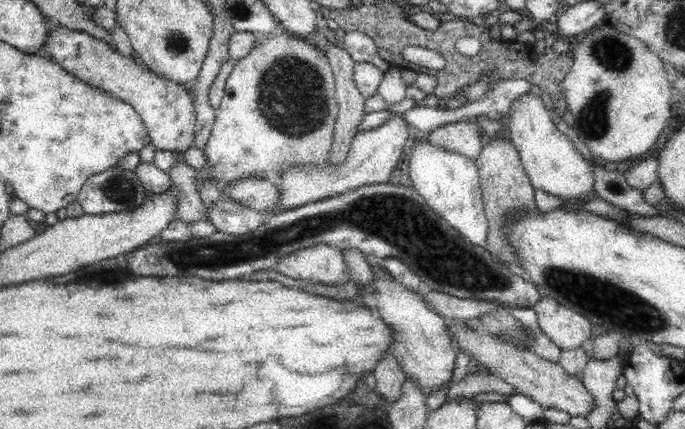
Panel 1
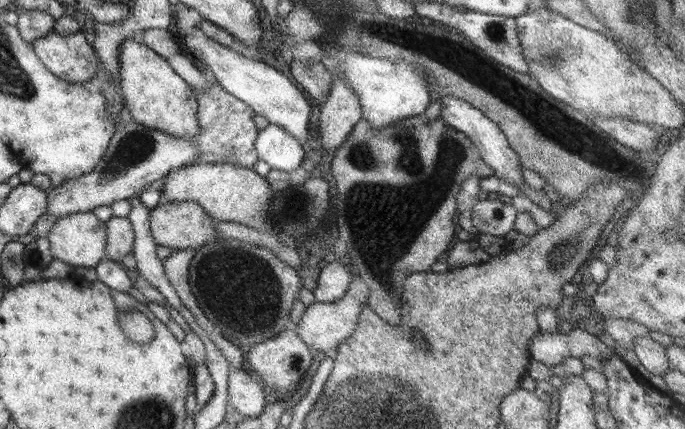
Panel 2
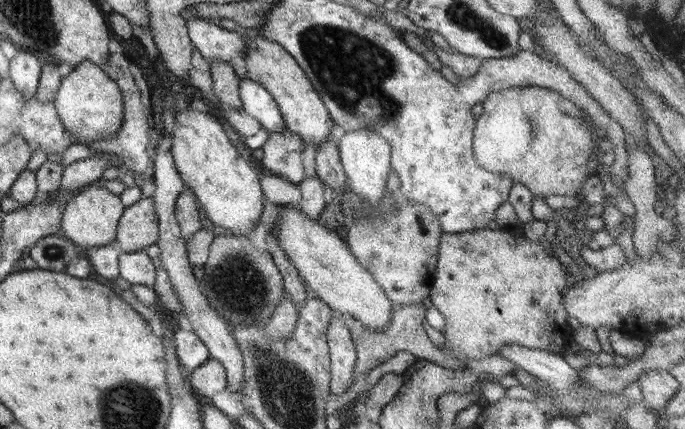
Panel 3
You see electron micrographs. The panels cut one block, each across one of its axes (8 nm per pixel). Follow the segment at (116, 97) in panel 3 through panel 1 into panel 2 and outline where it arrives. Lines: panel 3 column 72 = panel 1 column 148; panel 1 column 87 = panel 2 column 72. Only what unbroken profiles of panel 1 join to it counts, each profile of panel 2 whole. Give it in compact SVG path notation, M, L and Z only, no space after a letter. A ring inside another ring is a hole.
M51 30L30 45L43 66L63 82L79 84L95 78L98 58L82 32L59 35Z

